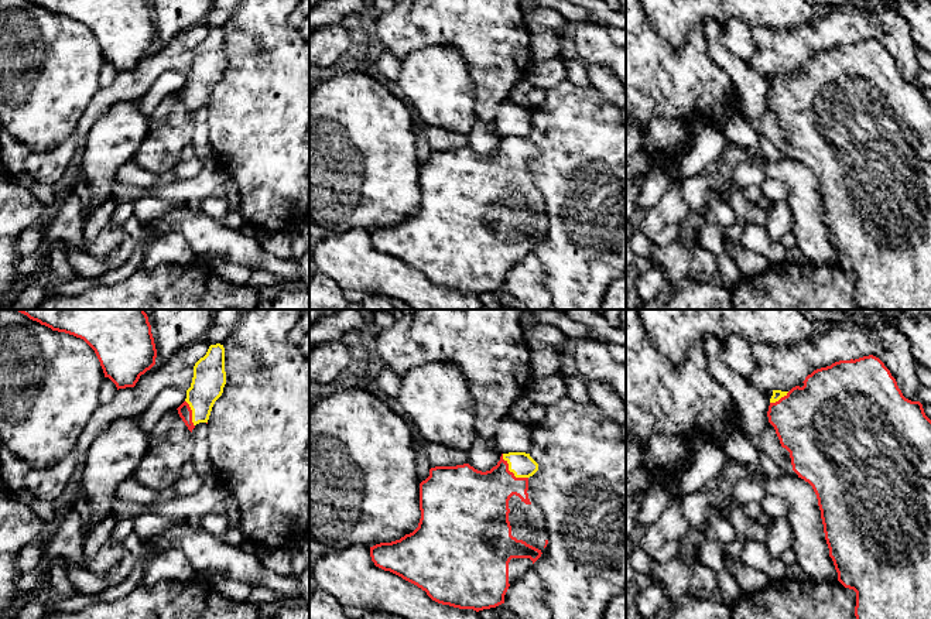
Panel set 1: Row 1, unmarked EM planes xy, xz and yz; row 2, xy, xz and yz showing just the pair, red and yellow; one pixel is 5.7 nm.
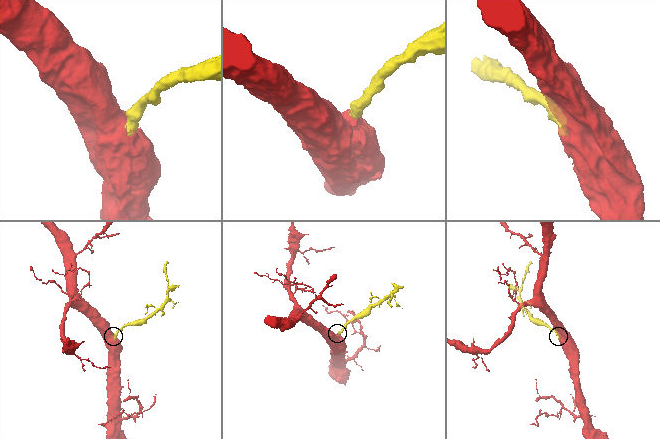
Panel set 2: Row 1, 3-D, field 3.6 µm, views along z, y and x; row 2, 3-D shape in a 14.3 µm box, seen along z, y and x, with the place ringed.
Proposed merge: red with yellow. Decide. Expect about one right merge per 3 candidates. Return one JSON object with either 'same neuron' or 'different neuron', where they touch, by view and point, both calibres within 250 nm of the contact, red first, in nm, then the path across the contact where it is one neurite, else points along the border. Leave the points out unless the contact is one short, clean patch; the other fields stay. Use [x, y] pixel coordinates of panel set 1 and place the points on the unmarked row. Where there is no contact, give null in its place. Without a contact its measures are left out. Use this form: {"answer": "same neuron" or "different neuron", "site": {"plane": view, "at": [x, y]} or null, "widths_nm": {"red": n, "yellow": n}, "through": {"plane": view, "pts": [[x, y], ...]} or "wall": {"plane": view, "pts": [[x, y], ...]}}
{"answer": "same neuron", "site": {"plane": "xz", "at": [509, 154]}, "widths_nm": {"red": 360, "yellow": 140}, "through": {"plane": "xz", "pts": [[478, 185], [509, 154], [520, 147]]}}

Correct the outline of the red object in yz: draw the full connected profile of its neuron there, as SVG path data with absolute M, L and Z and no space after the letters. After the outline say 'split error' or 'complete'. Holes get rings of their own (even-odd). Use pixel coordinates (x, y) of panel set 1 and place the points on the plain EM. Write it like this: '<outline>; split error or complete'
M873 38L863 40L855 44L853 42L839 44L832 47L831 49L817 52L811 58L808 58L802 66L804 66L802 71L795 69L790 75L773 73L767 100L769 106L776 113L781 130L790 136L793 154L798 158L798 161L808 165L817 178L818 189L821 194L821 202L824 208L825 223L829 232L829 240L832 242L835 253L838 256L838 264L845 271L853 273L856 276L856 290L855 290L856 304L862 310L931 310L931 103L925 99L923 88L920 85L911 85L903 79L890 54L884 49L884 47L879 41Z; split error

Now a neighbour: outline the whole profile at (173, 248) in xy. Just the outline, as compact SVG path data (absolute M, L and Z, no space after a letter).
M178 232L158 233L151 240L140 269L153 270L160 264L192 264L196 259L184 235Z

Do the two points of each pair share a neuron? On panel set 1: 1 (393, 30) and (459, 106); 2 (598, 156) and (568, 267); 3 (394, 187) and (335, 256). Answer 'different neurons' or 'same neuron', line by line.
1: different neurons
2: same neuron
3: different neurons

